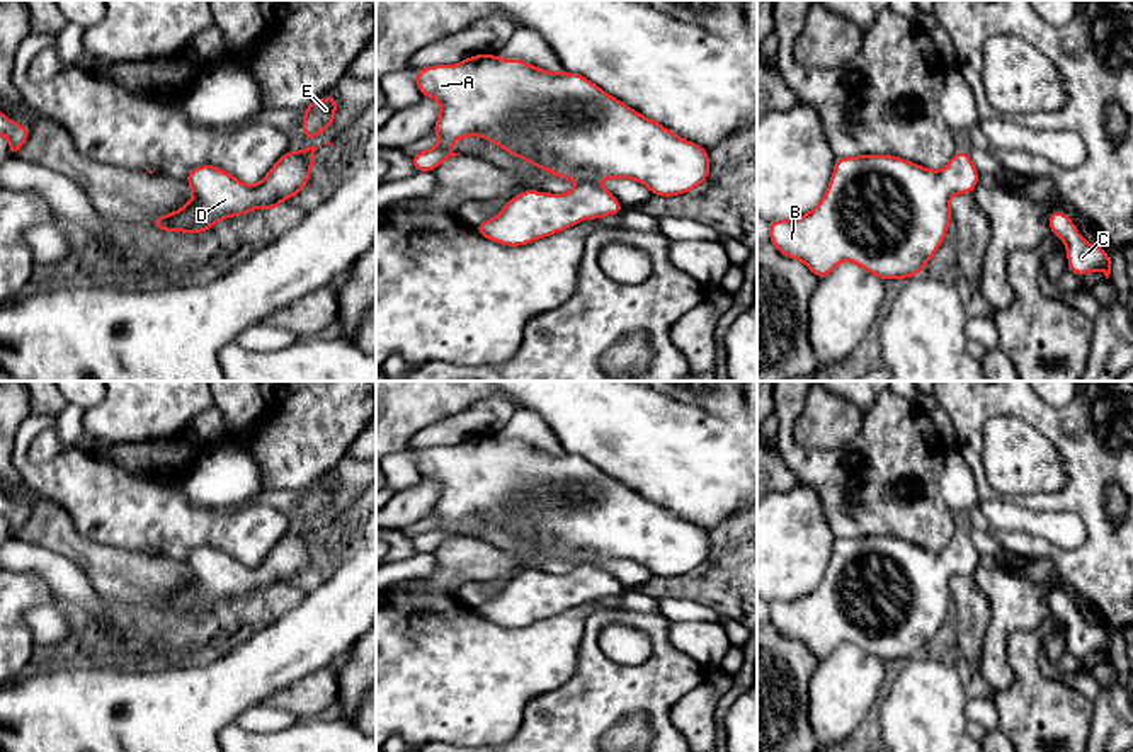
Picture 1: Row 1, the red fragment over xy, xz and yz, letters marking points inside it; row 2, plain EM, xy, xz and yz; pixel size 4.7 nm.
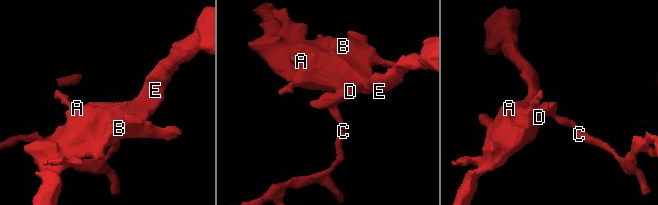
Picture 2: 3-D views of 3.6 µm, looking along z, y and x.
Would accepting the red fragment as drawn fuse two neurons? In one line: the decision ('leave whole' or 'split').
leave whole

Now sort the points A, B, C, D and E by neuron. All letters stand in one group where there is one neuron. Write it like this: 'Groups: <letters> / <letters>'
Groups: A B C D E

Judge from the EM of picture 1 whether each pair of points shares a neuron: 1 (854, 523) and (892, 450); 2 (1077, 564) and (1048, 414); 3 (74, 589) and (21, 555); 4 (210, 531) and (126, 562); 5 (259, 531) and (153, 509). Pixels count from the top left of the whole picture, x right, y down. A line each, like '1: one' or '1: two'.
1: one
2: one
3: one
4: two
5: one

